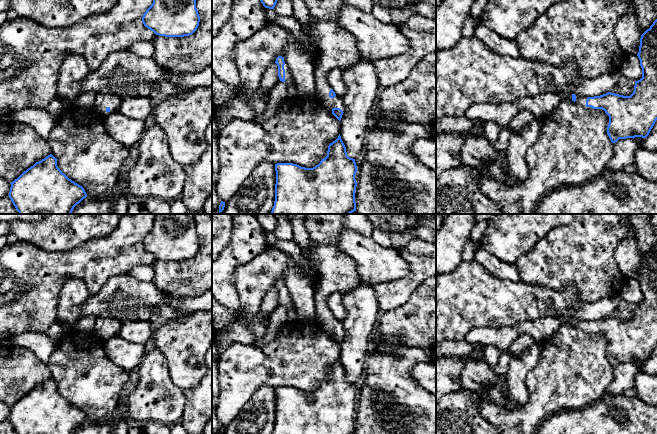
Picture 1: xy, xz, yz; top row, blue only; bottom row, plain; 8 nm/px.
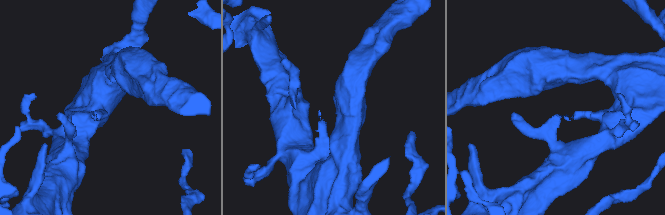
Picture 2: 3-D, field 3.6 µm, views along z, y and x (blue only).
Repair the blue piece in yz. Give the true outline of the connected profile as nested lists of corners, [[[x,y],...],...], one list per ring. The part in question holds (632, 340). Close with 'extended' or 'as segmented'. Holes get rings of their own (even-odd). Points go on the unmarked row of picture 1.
[[[657,243],[640,262],[637,278],[642,302],[635,305],[630,320],[608,316],[594,321],[575,318],[542,317],[523,321],[516,326],[500,328],[474,327],[465,341],[482,346],[493,345],[506,351],[520,334],[530,335],[541,343],[564,324],[574,325],[590,333],[602,333],[609,340],[607,358],[612,367],[619,363],[646,362],[657,344]]] | extended

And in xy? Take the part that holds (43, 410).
[[[52,378],[36,386],[10,408],[8,420],[16,434],[73,434],[87,421],[84,412],[58,392],[57,383]]] | as segmented

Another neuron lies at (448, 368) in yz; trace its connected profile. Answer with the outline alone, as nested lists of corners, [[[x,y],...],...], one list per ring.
[[[475,344],[474,352],[467,356],[443,356],[436,358],[436,404],[447,394],[459,391],[461,373],[467,360],[483,361],[485,346]]]

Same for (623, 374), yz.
[[[633,362],[619,363],[613,367],[613,378],[606,388],[606,393],[619,395],[625,390],[633,388],[634,377],[638,371],[639,368]]]

